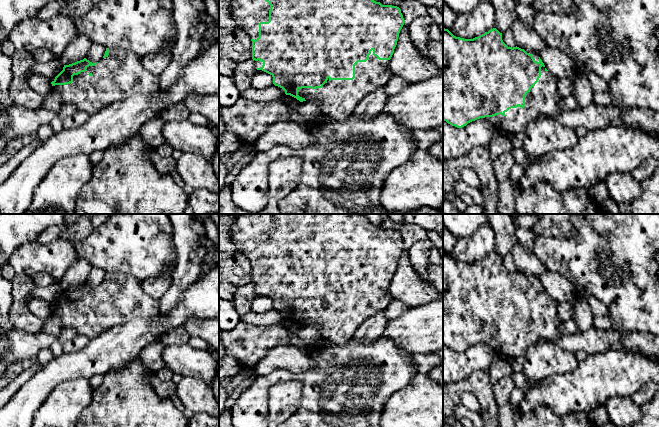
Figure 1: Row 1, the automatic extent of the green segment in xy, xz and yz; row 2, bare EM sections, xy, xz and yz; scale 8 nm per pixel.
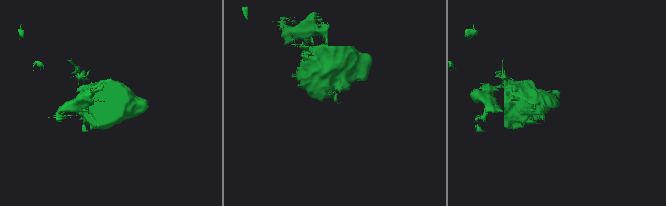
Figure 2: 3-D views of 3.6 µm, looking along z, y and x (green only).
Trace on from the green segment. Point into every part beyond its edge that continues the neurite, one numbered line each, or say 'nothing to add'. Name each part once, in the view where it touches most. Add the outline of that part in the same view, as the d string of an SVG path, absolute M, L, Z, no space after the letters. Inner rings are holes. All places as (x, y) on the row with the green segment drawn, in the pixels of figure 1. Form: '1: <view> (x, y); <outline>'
1: xz (338, 98); M373 50L366 62L355 65L353 80L327 80L322 88L298 89L306 101L320 103L322 114L343 121L354 113L357 104L373 90L384 86L391 78L390 60L379 60Z

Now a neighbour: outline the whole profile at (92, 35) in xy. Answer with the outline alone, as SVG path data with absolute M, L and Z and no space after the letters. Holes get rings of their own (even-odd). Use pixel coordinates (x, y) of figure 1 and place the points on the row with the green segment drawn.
M102 0L85 15L74 18L78 35L87 36L105 48L122 48L139 57L171 49L176 41L176 27L172 0Z

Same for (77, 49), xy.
M77 35L64 49L61 60L63 65L69 65L86 58L93 42L87 36Z

